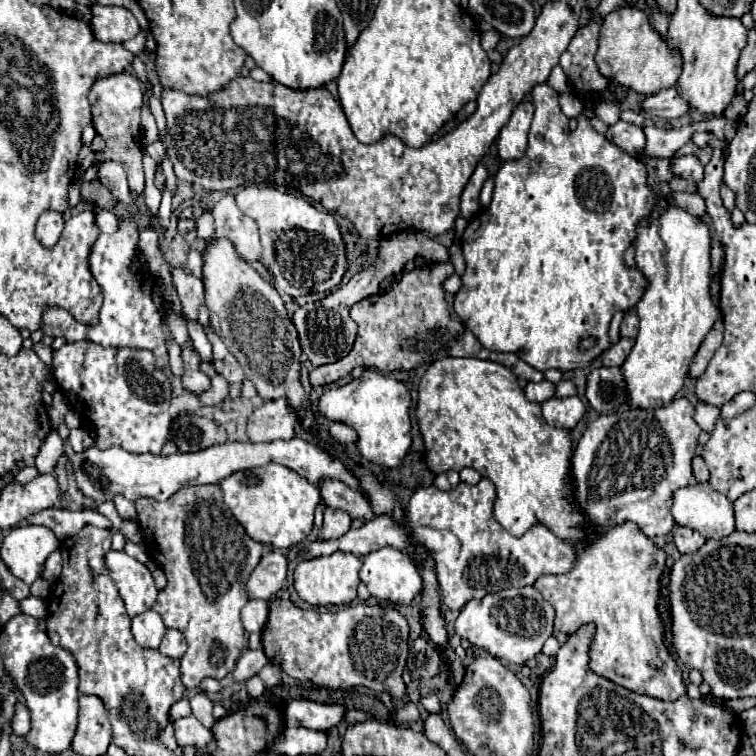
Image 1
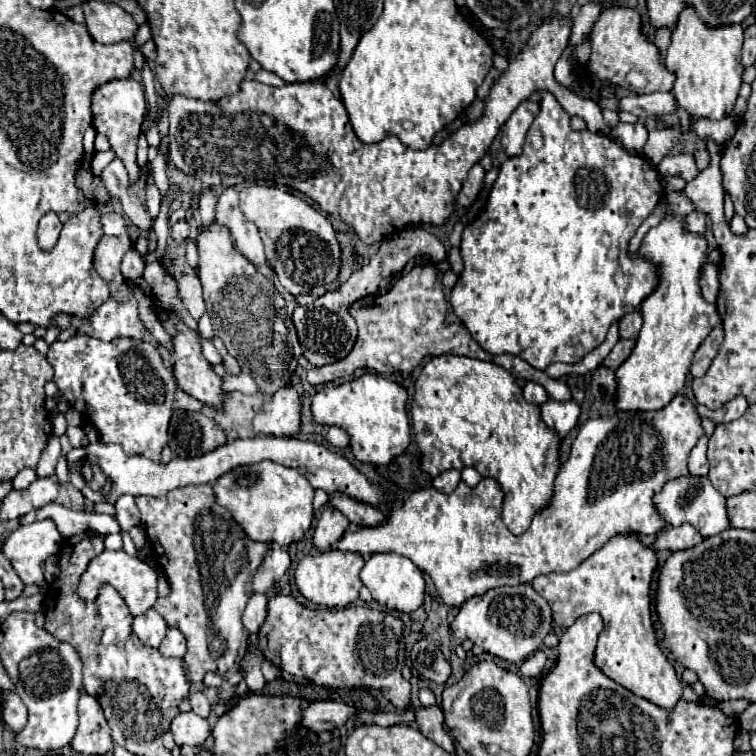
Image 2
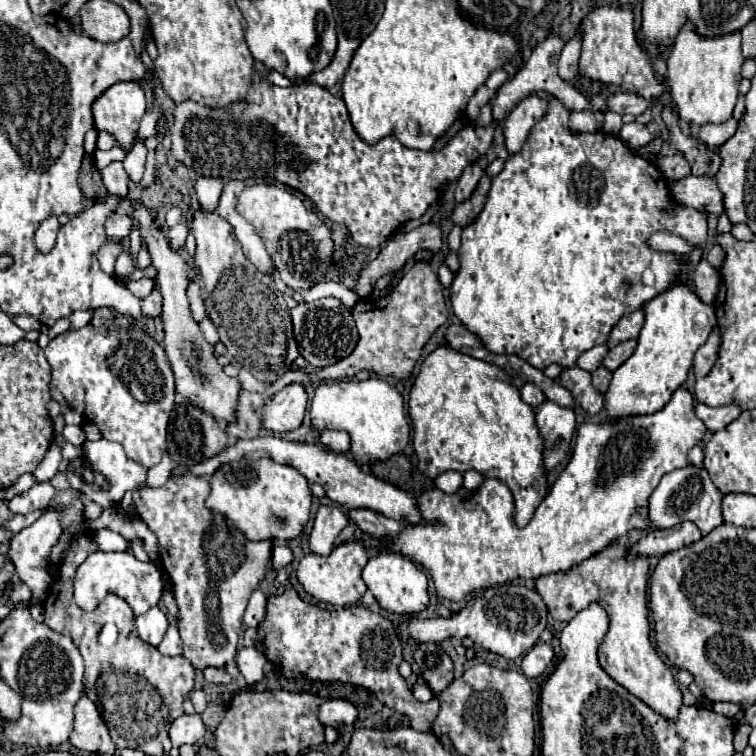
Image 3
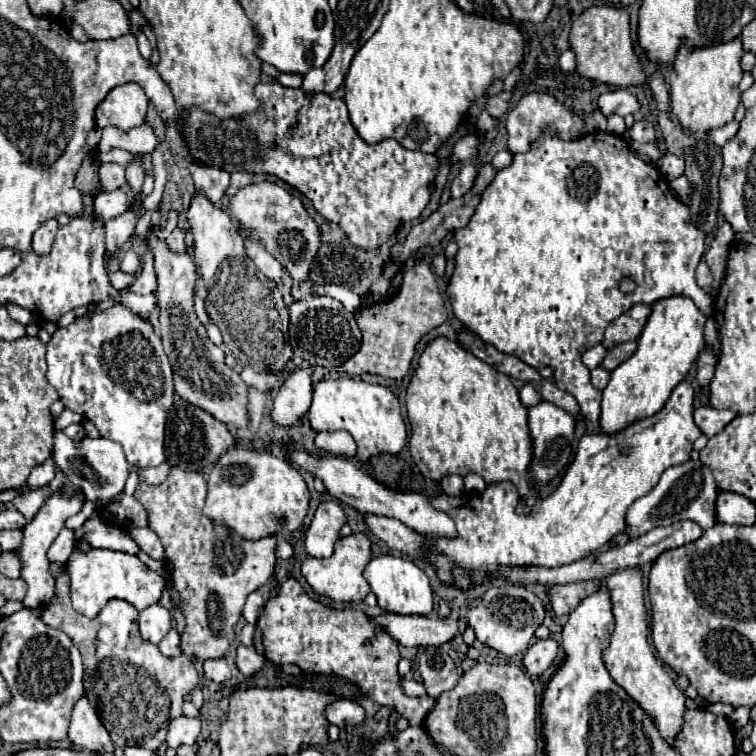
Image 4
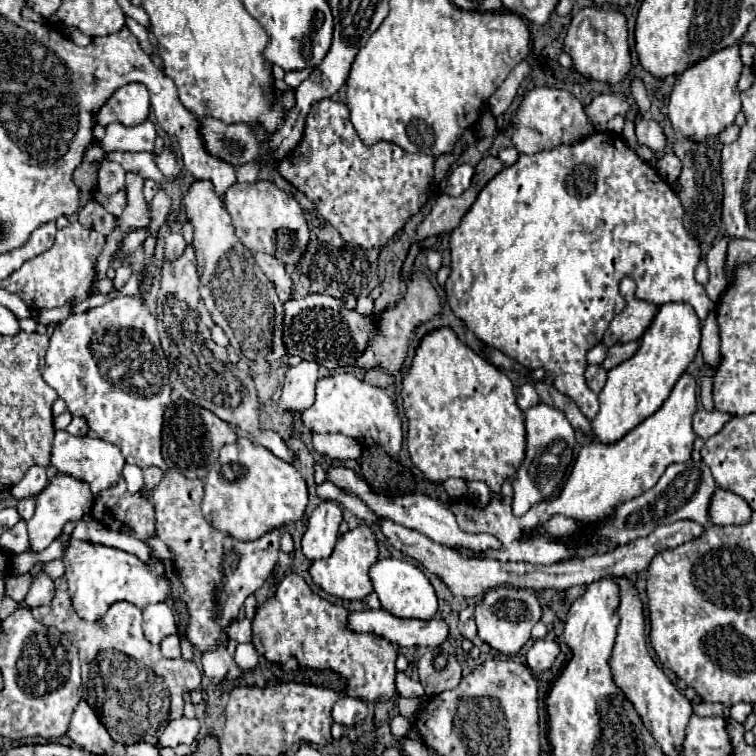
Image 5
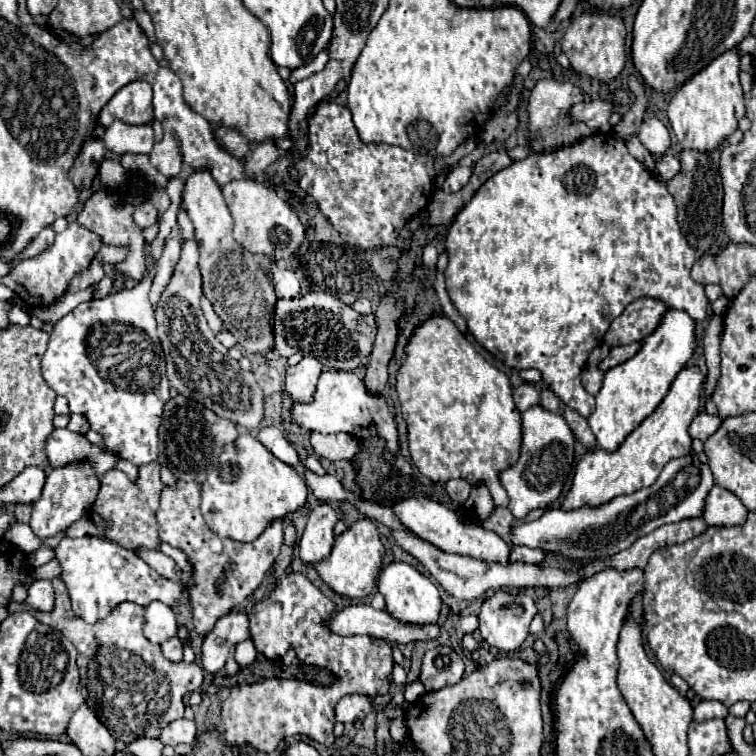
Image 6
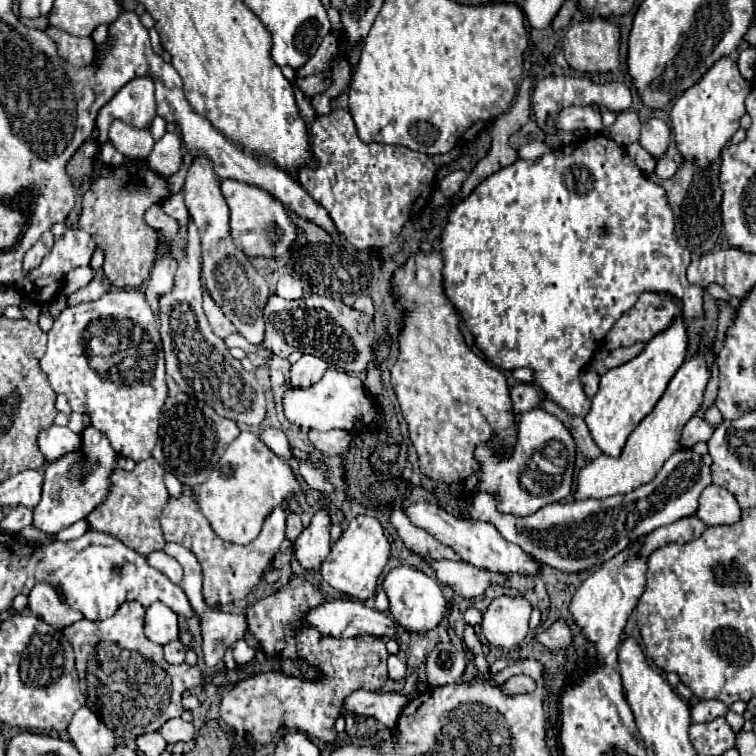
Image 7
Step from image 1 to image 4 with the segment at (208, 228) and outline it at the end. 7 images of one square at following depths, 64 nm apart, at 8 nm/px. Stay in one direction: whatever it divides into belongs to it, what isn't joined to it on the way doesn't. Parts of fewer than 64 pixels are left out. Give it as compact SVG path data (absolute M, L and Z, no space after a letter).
M188 158L188 168L194 178L194 186L198 194L204 194L212 204L218 204L220 198L224 196L224 190L228 188L230 174L224 170L216 170L212 166L200 166Z

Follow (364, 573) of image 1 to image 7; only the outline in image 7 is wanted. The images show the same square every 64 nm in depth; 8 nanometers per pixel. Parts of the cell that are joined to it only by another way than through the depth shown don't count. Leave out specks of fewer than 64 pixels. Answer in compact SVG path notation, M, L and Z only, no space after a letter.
M398 566L398 568L392 568L384 576L382 588L384 588L384 592L390 600L390 612L392 612L394 620L404 630L408 630L408 632L426 632L426 630L436 628L440 624L442 614L446 610L446 600L442 596L440 586L430 576L426 576L420 570L410 568L410 566Z

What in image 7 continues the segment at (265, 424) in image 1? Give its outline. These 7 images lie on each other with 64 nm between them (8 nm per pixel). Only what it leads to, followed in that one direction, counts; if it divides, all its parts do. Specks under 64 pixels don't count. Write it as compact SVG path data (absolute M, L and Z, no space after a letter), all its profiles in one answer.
M304 354L290 368L290 386L292 388L310 388L310 386L314 386L322 378L326 368L328 368L328 364L322 358Z

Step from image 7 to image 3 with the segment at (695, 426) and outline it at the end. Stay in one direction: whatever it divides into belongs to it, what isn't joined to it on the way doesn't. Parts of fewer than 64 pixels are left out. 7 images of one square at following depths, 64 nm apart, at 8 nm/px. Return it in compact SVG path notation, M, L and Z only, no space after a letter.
M698 404L696 406L696 416L706 424L708 430L716 432L716 430L722 430L724 426L728 426L732 420L738 418L738 414L742 412L740 404L730 404L730 406L722 406L722 408L710 408L710 406L704 406L704 404Z

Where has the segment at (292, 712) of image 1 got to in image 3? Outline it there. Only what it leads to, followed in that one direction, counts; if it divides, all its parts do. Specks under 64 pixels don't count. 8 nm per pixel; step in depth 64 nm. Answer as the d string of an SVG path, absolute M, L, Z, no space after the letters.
M326 700L320 704L316 716L322 726L342 728L342 726L354 724L354 720L358 718L358 712L356 712L354 704L350 704L346 700Z

